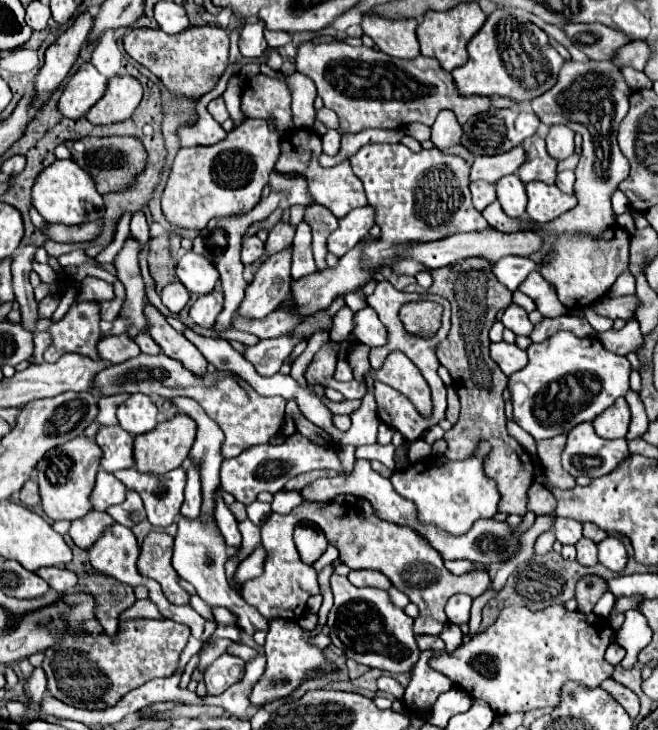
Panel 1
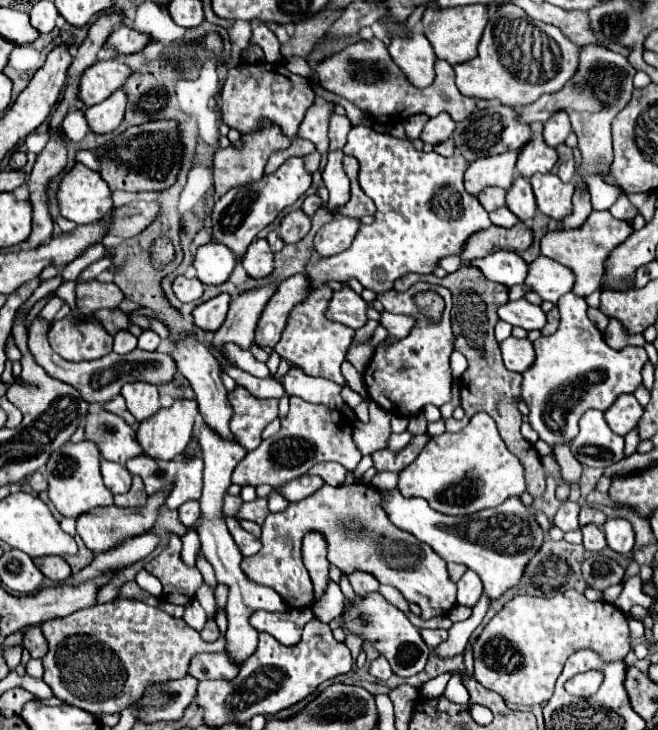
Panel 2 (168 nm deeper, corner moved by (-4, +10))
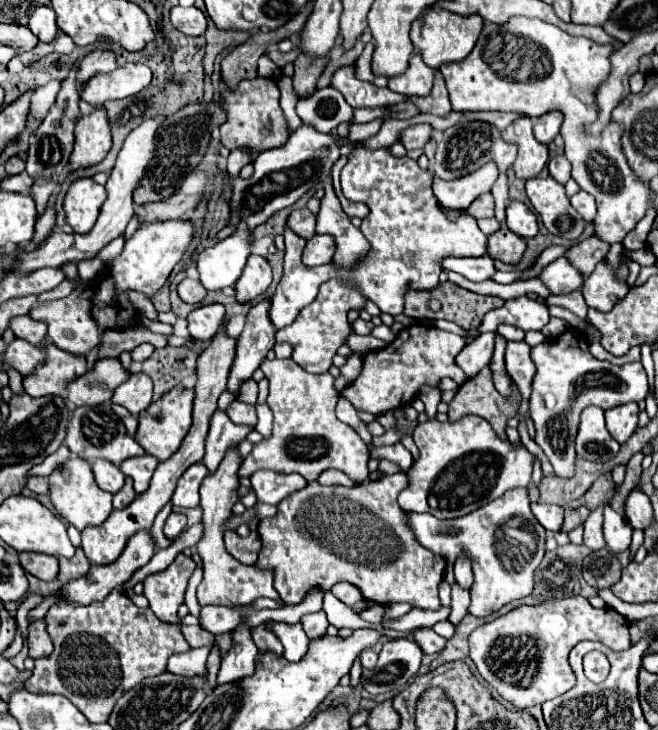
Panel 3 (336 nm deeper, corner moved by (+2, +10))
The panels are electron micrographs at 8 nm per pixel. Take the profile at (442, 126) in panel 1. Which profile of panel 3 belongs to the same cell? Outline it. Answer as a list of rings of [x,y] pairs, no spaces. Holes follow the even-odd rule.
[[[416,124],[416,126],[410,126],[410,128],[402,130],[400,140],[406,146],[406,150],[412,150],[412,148],[424,148],[424,144],[432,136],[434,136],[432,124]]]

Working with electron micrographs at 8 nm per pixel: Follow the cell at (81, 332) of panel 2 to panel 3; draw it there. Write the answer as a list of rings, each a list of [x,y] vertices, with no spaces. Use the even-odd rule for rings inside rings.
[[[46,342],[46,364],[38,364],[32,376],[24,378],[24,390],[30,396],[66,396],[66,382],[86,372],[86,358],[60,350]]]

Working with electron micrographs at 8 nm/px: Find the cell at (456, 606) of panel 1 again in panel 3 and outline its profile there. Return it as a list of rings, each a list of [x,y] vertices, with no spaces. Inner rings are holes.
[[[460,556],[454,564],[454,578],[456,578],[456,584],[460,588],[470,590],[470,586],[472,586],[472,568],[470,568],[470,562],[464,556]]]

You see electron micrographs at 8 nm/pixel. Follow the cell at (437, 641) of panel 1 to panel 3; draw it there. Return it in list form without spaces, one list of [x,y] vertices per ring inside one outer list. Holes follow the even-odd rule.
[[[432,628],[416,630],[412,636],[414,636],[416,644],[422,648],[424,654],[436,654],[436,652],[440,652],[440,650],[444,648],[444,644],[446,644],[446,638],[438,636]]]

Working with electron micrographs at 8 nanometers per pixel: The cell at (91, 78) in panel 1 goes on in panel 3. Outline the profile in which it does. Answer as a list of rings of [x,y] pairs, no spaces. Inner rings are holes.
[[[124,64],[108,74],[92,76],[82,92],[80,98],[92,106],[102,106],[108,100],[118,100],[126,96],[134,96],[144,90],[152,80],[152,72],[144,64]]]

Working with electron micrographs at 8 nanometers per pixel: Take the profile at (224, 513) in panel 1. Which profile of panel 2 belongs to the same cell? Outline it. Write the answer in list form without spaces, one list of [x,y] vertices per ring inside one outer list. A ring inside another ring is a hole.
[[[230,516],[230,518],[226,518],[226,526],[228,526],[228,532],[230,532],[230,536],[234,538],[236,546],[240,548],[242,556],[254,556],[256,552],[260,552],[262,542],[260,542],[256,536],[248,534],[248,532],[240,526],[238,520],[232,520],[232,516]]]

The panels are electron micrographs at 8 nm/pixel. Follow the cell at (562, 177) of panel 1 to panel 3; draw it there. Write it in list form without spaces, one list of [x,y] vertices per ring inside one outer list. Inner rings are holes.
[[[556,156],[548,162],[548,170],[550,176],[554,180],[558,180],[560,184],[566,184],[570,180],[570,162],[566,160],[566,156]]]

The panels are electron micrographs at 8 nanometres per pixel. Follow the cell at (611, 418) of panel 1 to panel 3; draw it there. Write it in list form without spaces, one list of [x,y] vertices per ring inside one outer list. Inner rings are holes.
[[[636,402],[606,410],[606,428],[616,442],[624,444],[632,436],[632,432],[638,428],[638,412],[640,410]]]

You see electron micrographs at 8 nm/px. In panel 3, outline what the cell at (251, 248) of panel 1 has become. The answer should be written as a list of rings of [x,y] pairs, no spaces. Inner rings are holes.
[[[252,254],[250,260],[246,262],[242,276],[234,284],[238,302],[248,302],[248,300],[260,296],[262,292],[266,292],[270,282],[272,282],[272,270],[270,270],[268,260],[264,256]]]

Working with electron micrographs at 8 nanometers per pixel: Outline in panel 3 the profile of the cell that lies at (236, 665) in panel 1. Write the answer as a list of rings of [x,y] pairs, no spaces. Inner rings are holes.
[[[196,648],[184,654],[174,654],[168,660],[168,672],[178,674],[178,676],[198,676],[206,680],[208,670],[206,670],[206,658],[210,654],[210,648]]]

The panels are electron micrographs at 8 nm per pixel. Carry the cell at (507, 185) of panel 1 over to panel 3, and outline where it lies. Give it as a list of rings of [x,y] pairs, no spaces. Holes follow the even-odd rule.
[[[512,200],[506,206],[506,226],[522,238],[532,238],[538,232],[538,222],[534,212],[520,200]]]

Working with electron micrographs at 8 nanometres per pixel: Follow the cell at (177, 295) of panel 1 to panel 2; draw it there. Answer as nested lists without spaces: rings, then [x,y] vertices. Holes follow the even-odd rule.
[[[176,276],[172,288],[180,302],[194,302],[204,292],[204,284],[198,278],[186,278],[186,276]]]

